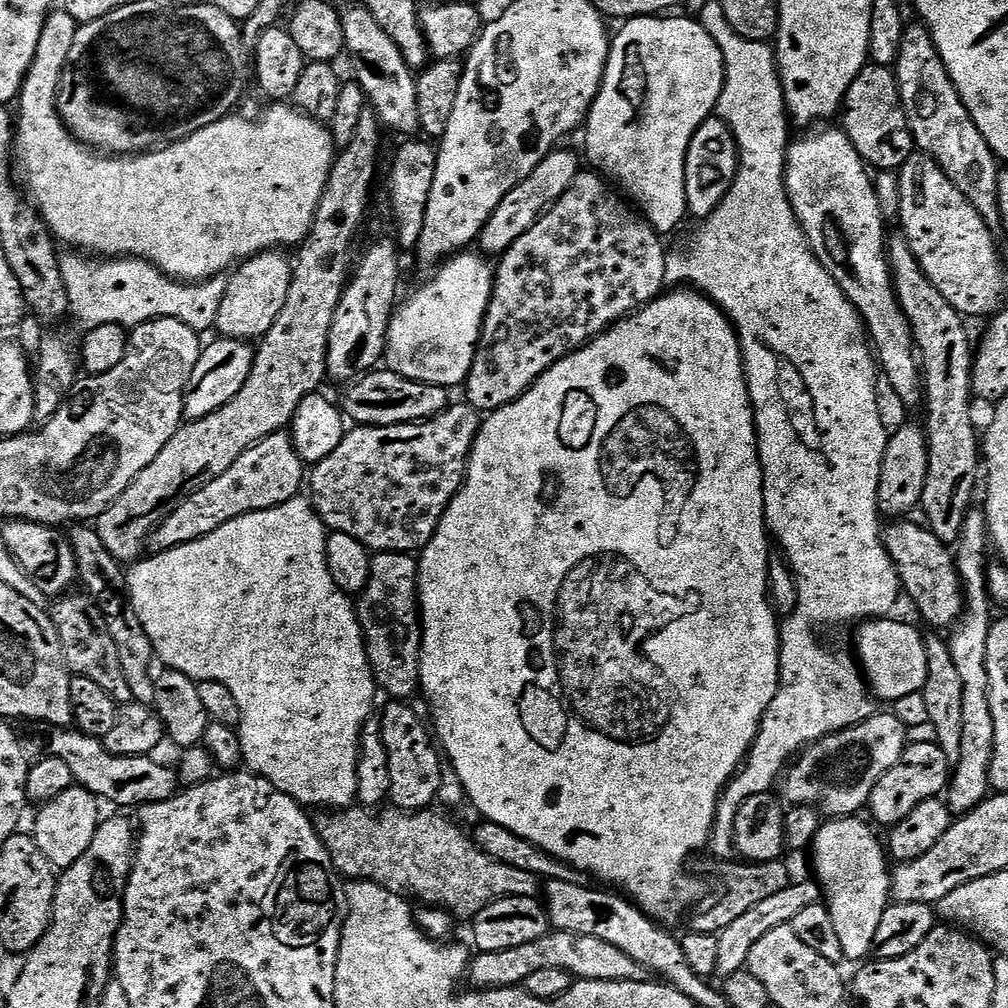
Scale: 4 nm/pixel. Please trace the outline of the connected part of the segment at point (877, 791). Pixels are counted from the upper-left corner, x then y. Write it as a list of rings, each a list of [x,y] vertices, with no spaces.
[[[935,742],[929,744],[909,743],[902,758],[882,778],[878,778],[878,786],[870,794],[867,807],[872,808],[871,819],[877,825],[891,826],[902,822],[906,814],[911,814],[922,802],[935,800],[947,789],[950,783],[950,757]]]

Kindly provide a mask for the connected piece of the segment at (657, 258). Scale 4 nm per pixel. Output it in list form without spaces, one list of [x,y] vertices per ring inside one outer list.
[[[581,170],[570,182],[570,190],[495,265],[492,297],[484,315],[480,344],[462,385],[462,391],[468,395],[467,404],[487,414],[514,402],[550,366],[661,295],[666,288],[668,252],[660,240],[661,233],[655,232],[605,177],[592,170]]]

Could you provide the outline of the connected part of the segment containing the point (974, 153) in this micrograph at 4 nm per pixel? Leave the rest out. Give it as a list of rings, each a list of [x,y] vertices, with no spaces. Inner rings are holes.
[[[909,23],[905,27],[902,46],[898,50],[894,65],[898,90],[908,115],[914,142],[917,149],[934,162],[938,162],[942,174],[946,174],[946,178],[950,178],[950,182],[954,182],[954,186],[962,190],[970,206],[978,210],[990,231],[999,233],[1002,228],[998,200],[1001,165],[986,142],[982,130],[974,126],[974,118],[970,118],[970,110],[966,110],[950,78],[946,62],[942,62],[938,46],[934,46],[934,38],[923,23],[915,23]]]

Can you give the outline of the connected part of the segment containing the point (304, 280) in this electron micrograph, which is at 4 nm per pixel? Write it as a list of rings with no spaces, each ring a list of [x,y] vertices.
[[[365,110],[350,146],[339,149],[312,229],[308,231],[304,243],[299,245],[300,257],[295,257],[294,260],[286,306],[282,306],[282,314],[274,318],[274,326],[270,326],[268,333],[259,341],[252,357],[252,369],[250,378],[246,378],[246,386],[242,386],[242,390],[238,390],[238,394],[234,394],[234,398],[230,398],[230,402],[226,402],[226,406],[222,406],[214,414],[181,423],[174,438],[170,438],[170,442],[162,446],[158,458],[154,458],[154,462],[150,462],[150,466],[146,466],[146,470],[142,470],[142,474],[138,474],[138,478],[134,478],[134,482],[130,482],[130,486],[122,490],[119,498],[103,514],[96,517],[94,527],[98,538],[102,538],[106,550],[110,550],[116,560],[135,562],[141,559],[156,527],[183,500],[190,498],[190,494],[194,494],[202,486],[214,482],[214,478],[226,474],[226,470],[230,470],[230,466],[234,466],[234,462],[238,462],[238,458],[242,458],[246,450],[250,450],[270,434],[285,431],[291,425],[294,410],[298,410],[298,402],[302,402],[302,398],[306,398],[311,392],[321,391],[320,383],[325,383],[328,375],[326,354],[330,342],[330,326],[334,322],[334,310],[338,310],[340,295],[344,293],[350,265],[354,260],[352,239],[368,212],[368,199],[372,196],[372,183],[376,180],[376,167],[380,164],[380,132],[382,133],[382,125],[375,111]]]

